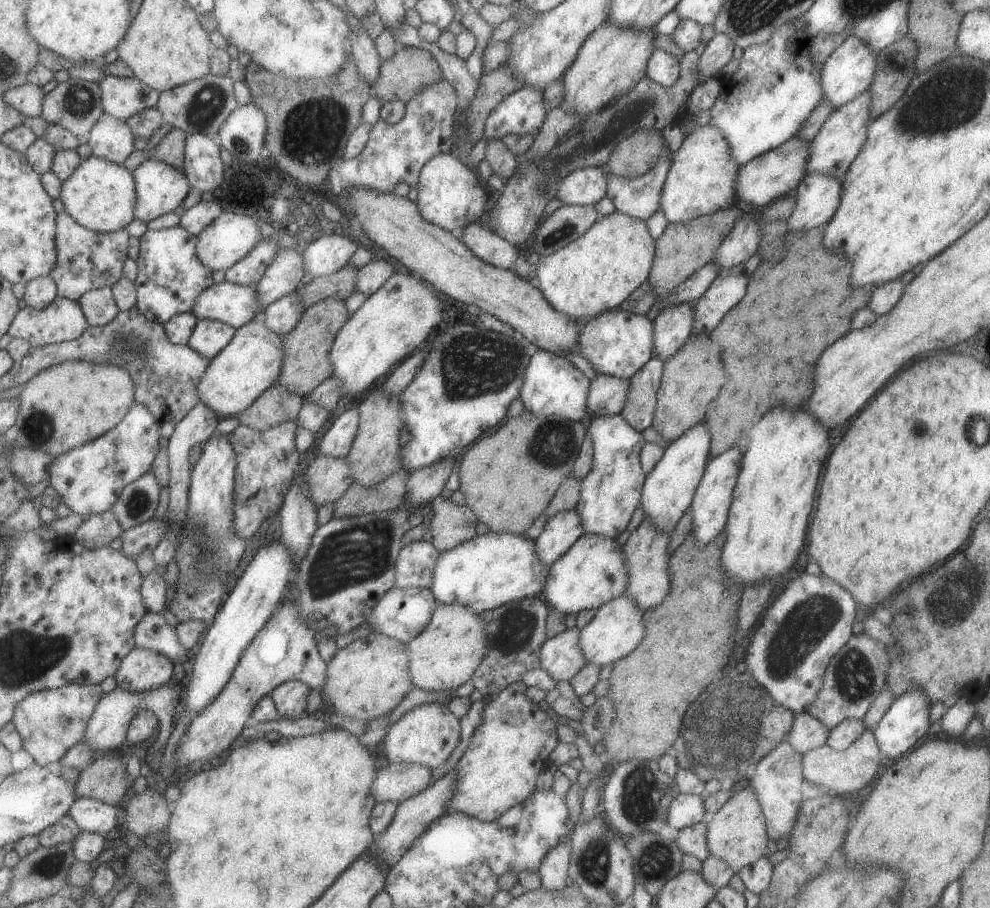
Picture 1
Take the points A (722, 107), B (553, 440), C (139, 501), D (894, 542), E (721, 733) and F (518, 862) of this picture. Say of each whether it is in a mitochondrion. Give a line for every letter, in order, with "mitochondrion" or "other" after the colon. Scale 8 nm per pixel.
A: other
B: mitochondrion
C: mitochondrion
D: other
E: mitochondrion
F: other

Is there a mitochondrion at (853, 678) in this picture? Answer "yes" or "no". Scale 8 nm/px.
yes

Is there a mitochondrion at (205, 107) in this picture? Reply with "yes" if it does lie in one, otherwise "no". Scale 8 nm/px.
yes

